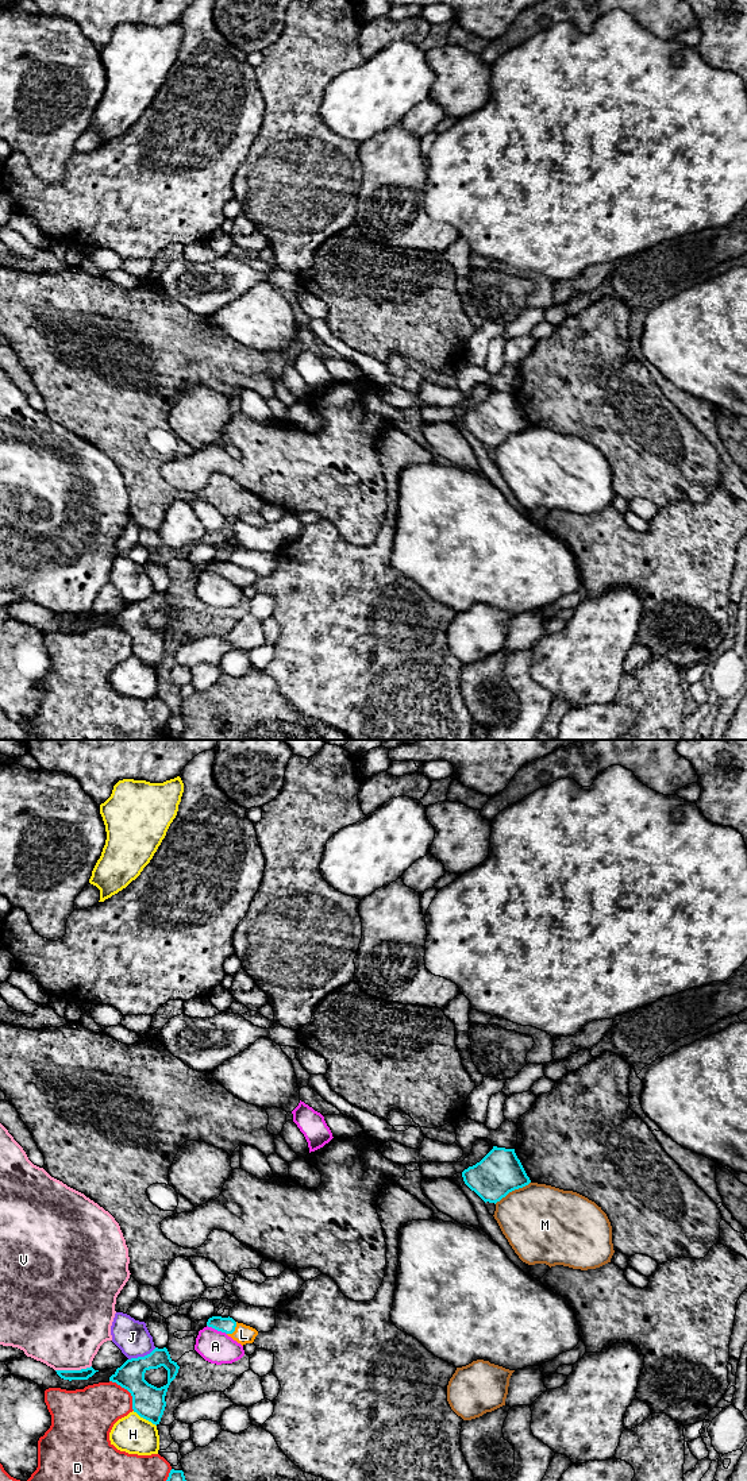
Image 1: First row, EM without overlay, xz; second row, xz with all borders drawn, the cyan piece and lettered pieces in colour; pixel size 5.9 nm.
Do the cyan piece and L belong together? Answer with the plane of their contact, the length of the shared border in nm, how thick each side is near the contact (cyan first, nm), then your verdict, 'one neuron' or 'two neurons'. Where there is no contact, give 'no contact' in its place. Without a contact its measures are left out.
contact in xz; length 100 nm; calibres 100 and 120 nm; one neuron

